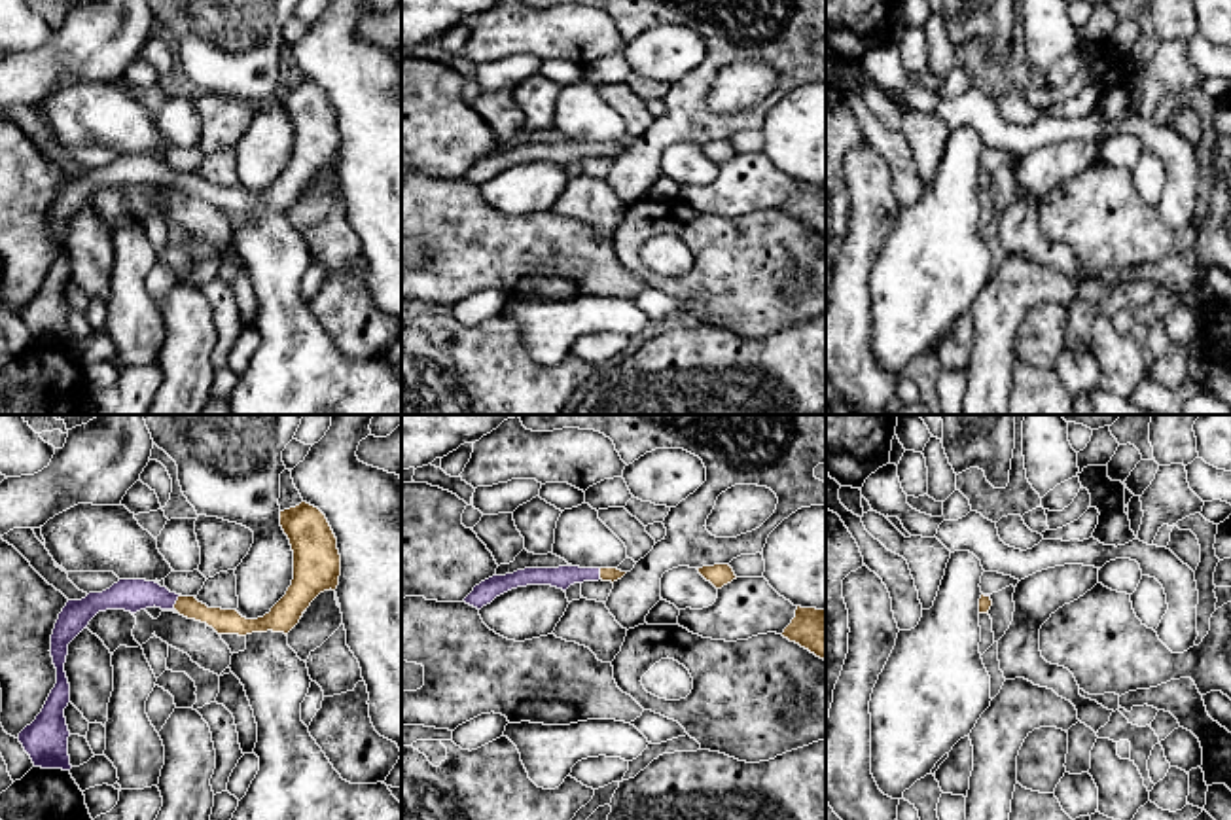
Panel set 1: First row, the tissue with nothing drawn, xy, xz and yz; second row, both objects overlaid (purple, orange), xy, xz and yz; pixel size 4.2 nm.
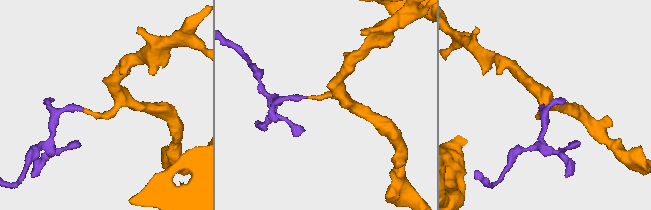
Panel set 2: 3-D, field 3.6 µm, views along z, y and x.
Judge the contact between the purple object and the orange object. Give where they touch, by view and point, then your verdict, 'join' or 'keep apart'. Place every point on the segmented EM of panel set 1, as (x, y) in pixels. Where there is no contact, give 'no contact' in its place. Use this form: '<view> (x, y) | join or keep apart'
xy (175, 603) | join

